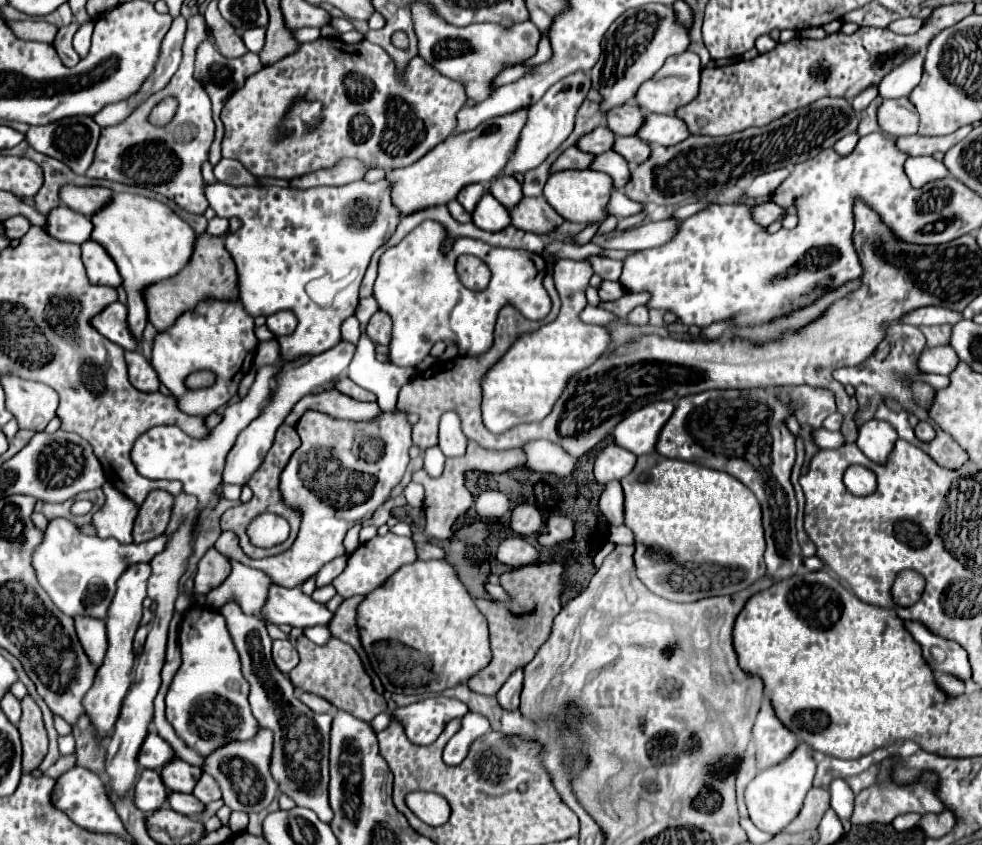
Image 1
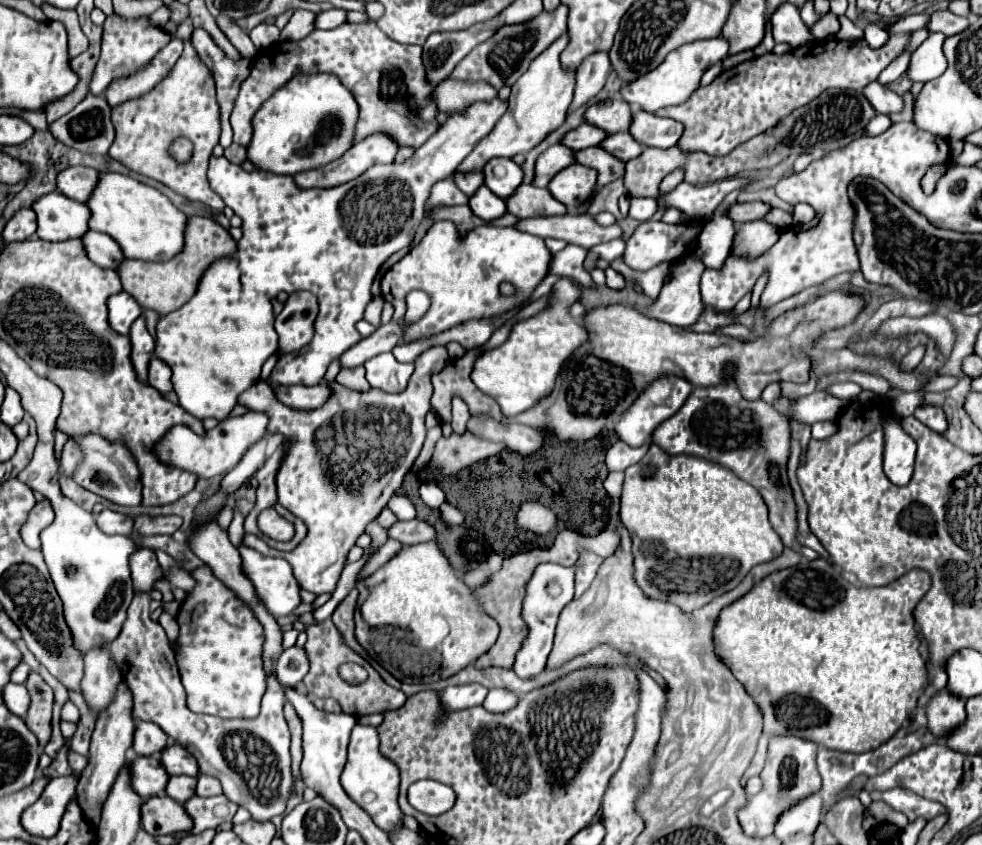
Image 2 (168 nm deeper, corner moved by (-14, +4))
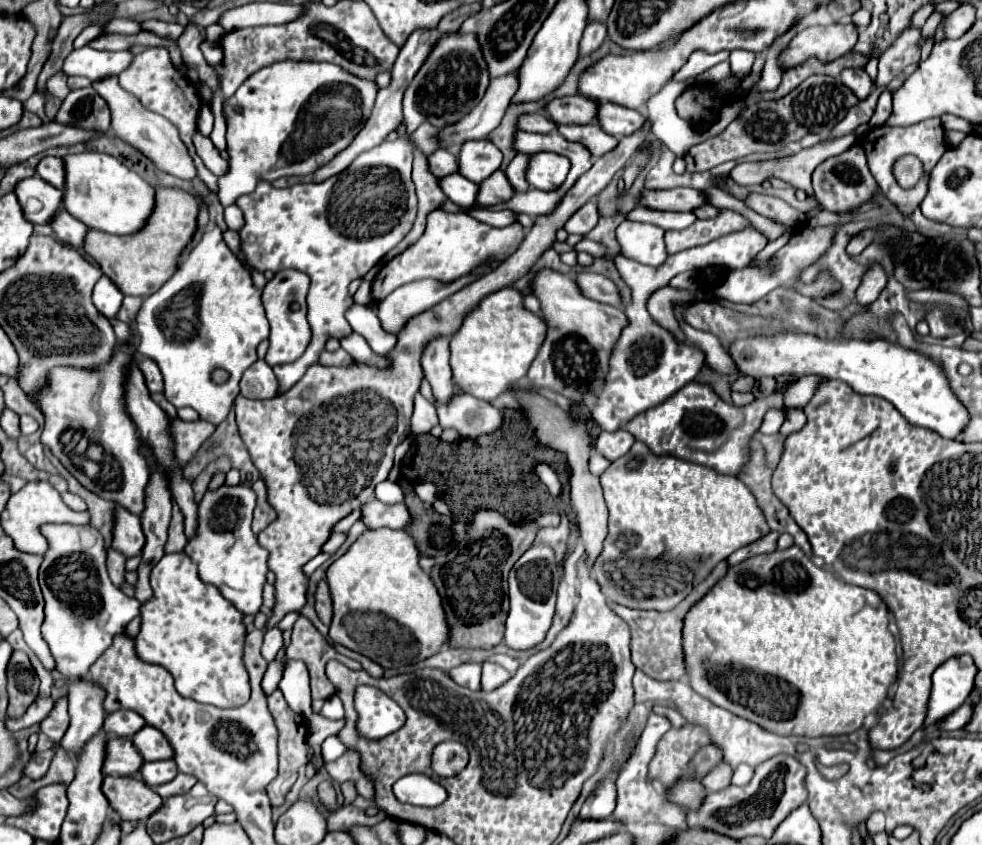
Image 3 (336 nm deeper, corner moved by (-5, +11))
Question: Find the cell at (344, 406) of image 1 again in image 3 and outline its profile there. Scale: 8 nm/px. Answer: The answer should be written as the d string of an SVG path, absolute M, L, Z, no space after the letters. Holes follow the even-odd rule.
M257 360L241 378L241 396L247 398L275 398L279 394L279 380L265 360Z

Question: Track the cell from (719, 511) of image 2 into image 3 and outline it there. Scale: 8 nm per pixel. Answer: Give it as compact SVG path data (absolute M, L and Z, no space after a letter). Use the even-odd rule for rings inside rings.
M635 442L633 448L611 466L601 476L603 494L609 506L609 536L605 540L603 554L595 562L595 578L601 584L603 594L609 600L623 604L627 608L643 610L671 610L687 594L703 582L711 570L735 550L749 546L751 542L769 534L765 514L759 508L755 496L743 482L729 474L719 474L695 462L687 462L675 456L655 456L643 442ZM657 532L663 552L657 556Z

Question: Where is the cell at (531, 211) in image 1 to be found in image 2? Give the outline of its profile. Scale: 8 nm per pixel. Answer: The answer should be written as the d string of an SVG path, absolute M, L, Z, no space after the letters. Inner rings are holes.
M520 185L508 199L506 211L518 219L538 217L538 215L564 215L566 207L560 205L546 189L536 189L534 185Z

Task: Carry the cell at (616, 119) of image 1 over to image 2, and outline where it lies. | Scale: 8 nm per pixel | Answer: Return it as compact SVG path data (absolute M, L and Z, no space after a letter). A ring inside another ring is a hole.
M608 99L596 105L590 105L584 113L584 121L600 127L606 133L618 133L628 129L628 121L632 121L632 113L628 103L622 99Z

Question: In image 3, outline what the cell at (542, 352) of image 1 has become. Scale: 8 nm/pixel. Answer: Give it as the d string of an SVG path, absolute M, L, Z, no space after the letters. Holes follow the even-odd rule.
M503 288L499 292L505 294L497 298L495 292L485 298L467 314L461 328L451 338L455 388L463 388L463 392L485 402L493 402L527 376L527 370L547 336L547 322L523 306L523 294L517 288Z

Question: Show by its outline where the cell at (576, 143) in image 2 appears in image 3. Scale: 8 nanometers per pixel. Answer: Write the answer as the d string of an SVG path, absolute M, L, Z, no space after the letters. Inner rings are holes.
M529 114L519 118L519 128L525 132L537 132L537 134L549 134L557 130L557 124L551 122L551 118L541 116L541 114Z

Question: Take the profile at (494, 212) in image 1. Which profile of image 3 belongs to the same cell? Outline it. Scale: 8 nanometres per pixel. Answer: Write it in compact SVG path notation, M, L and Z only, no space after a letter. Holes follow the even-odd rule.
M449 174L449 176L441 178L439 184L441 184L445 196L461 208L471 208L477 202L479 186L467 178L463 178L461 174Z

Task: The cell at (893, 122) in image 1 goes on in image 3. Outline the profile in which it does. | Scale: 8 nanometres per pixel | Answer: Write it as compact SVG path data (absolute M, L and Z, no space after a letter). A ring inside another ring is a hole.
M847 68L847 70L843 70L841 72L841 80L843 80L843 84L847 84L853 90L853 94L859 100L865 100L873 92L873 88L875 88L871 76L863 68L857 68L857 70Z

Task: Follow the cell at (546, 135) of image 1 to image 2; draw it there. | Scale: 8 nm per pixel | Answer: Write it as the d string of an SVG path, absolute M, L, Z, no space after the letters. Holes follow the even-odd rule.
M592 53L582 61L582 65L576 71L576 89L574 89L574 101L570 105L570 111L592 99L604 87L610 69L612 65L608 53Z

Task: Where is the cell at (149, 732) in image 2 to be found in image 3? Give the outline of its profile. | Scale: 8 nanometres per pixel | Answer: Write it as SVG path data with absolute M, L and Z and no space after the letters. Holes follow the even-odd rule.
M117 710L107 716L103 730L113 732L119 738L133 738L137 734L137 730L141 730L145 724L147 722L143 722L143 718L139 718L139 714L135 714L135 712Z

